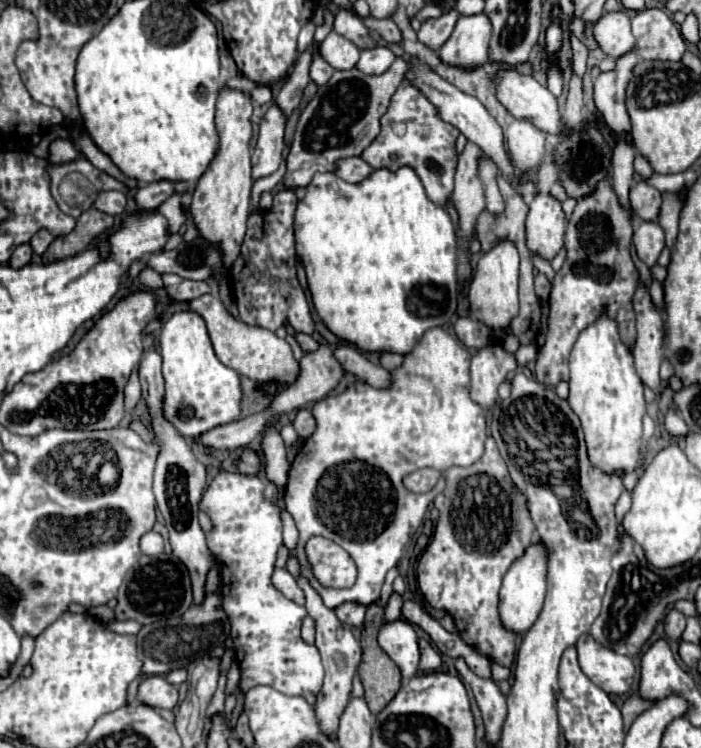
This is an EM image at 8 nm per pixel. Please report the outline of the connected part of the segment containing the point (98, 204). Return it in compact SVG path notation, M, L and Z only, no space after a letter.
M109 190L109 192L101 192L95 200L95 208L99 212L111 214L111 216L119 216L125 210L125 194L117 192L117 190Z

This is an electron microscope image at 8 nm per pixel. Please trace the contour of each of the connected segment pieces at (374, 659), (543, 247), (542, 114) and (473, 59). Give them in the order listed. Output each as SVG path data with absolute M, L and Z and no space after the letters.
M373 604L367 608L367 618L363 622L363 630L361 630L361 648L363 648L363 660L359 664L359 678L363 682L365 688L365 702L371 710L371 714L379 714L397 694L397 690L401 688L401 672L397 670L395 662L381 650L381 646L377 644L377 628L383 624L383 606Z
M537 192L527 214L527 246L531 252L551 260L565 238L565 214L561 202L551 194Z
M501 70L497 76L497 98L515 118L529 120L539 130L555 136L563 132L563 120L561 120L557 98L545 86L541 86L533 76L519 74L517 70Z
M485 14L461 16L455 24L453 34L441 46L439 58L441 62L465 70L479 68L487 62L491 26Z

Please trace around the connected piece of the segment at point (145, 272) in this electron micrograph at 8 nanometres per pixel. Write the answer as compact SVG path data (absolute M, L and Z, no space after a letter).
M145 266L141 272L139 272L139 282L143 284L143 286L147 286L147 288L153 288L153 290L157 290L157 288L163 288L163 282L161 282L161 274L159 272L155 272L153 268L149 268L149 266Z

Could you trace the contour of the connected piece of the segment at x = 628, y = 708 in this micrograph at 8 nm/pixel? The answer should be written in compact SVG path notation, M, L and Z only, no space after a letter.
M639 694L631 696L631 698L623 704L621 714L623 714L623 728L625 728L625 732L627 732L627 728L631 726L631 722L633 722L639 714L643 714L651 704L655 704L655 702L647 702L647 700L643 700Z

